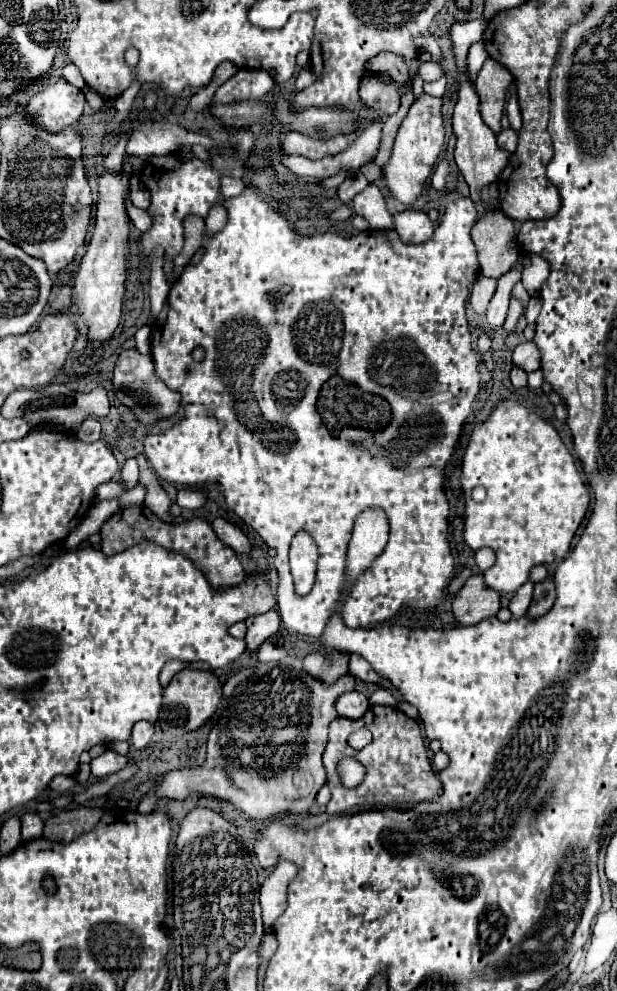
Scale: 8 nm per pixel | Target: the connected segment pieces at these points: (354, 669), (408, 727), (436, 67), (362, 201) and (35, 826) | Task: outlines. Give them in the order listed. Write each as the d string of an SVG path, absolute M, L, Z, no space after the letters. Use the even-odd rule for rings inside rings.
M352 654L350 656L350 674L370 683L375 683L380 679L379 674L374 671L372 666L360 654Z
M370 706L368 712L360 720L336 718L330 726L330 742L324 750L324 766L328 772L328 786L332 790L332 800L326 806L326 812L336 816L354 806L384 806L384 804L420 804L426 800L434 800L440 790L440 780L434 774L428 752L424 748L420 726L414 718L408 718L398 708L388 706ZM362 726L372 730L372 742L362 750L354 750L348 744L348 736ZM344 758L354 758L366 768L364 780L356 788L346 788L338 774L338 764Z
M428 60L428 62L422 62L420 68L418 68L418 76L424 80L424 82L434 82L434 80L440 80L444 76L440 64Z
M368 184L352 200L352 208L356 214L368 220L370 230L394 230L394 218L388 212L386 198L376 184Z
M24 814L22 818L22 840L36 840L42 836L44 822L36 814Z

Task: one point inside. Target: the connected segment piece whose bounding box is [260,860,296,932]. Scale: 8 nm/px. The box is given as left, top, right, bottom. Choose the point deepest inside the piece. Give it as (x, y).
(273, 894)

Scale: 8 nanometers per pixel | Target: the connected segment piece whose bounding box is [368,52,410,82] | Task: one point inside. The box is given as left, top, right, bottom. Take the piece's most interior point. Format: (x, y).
(388, 63)

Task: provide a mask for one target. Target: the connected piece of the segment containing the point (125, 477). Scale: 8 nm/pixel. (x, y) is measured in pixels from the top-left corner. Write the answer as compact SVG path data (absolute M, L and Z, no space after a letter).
M128 458L124 468L122 468L122 476L120 476L120 482L130 488L134 484L138 484L138 464L136 464L136 458Z

